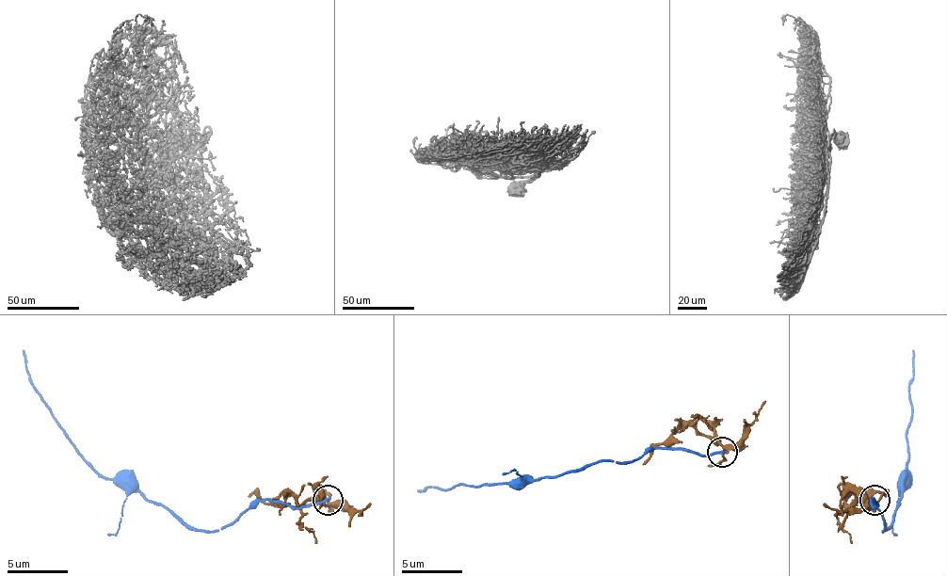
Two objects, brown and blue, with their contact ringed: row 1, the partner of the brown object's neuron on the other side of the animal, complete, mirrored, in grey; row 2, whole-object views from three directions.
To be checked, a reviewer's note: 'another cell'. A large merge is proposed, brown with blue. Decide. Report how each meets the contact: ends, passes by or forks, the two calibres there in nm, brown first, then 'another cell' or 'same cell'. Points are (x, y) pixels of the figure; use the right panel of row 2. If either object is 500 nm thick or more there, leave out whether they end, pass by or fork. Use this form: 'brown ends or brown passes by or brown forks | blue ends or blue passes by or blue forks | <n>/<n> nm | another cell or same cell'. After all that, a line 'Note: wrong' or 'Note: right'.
brown forks | blue ends | 240/240 nm | another cell
Note: right

